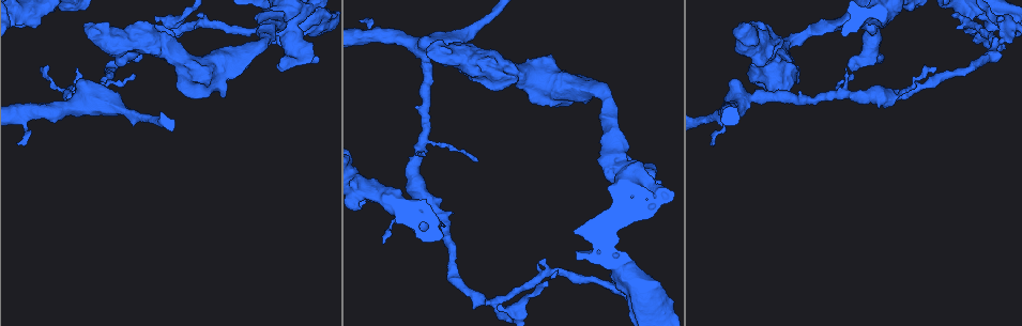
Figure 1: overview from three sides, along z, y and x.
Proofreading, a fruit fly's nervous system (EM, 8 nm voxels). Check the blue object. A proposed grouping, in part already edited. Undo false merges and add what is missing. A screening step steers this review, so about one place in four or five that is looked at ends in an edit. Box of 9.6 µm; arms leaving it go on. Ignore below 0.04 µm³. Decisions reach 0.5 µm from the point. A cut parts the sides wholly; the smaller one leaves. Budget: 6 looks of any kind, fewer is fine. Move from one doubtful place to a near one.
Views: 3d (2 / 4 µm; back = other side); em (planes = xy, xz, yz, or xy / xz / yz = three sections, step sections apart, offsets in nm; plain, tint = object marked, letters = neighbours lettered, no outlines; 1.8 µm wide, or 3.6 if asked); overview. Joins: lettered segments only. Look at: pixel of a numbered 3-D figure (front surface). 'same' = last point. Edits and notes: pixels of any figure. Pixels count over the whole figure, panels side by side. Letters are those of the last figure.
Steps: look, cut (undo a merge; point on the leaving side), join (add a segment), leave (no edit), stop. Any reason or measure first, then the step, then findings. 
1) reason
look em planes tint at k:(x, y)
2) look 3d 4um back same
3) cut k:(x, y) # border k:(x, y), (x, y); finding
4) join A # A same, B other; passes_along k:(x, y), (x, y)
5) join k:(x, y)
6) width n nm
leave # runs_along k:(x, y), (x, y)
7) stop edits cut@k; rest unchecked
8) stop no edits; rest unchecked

sharp bend
look em 3.6um planes plain at 1:(622, 177)

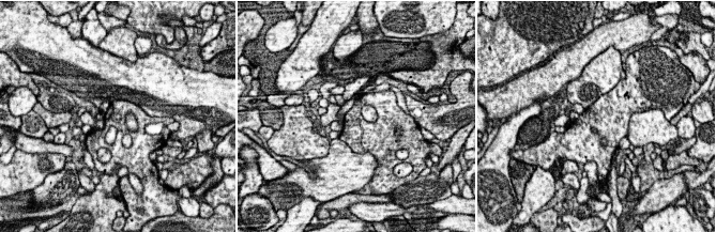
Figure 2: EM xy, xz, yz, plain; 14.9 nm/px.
look em 3.6um planes letters same

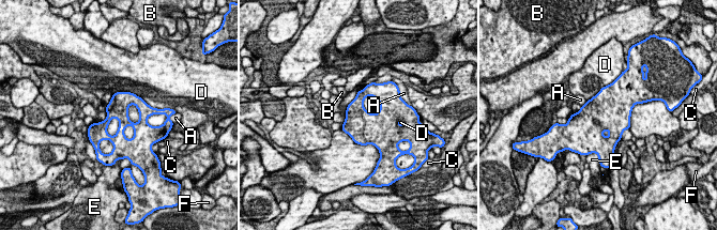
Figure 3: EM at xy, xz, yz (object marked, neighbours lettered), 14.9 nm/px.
leave # A other, B other, C other, D other, E other, F other; one neuron here

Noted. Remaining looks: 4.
branch point
look em xy step 16 tint at 1:(128, 40)

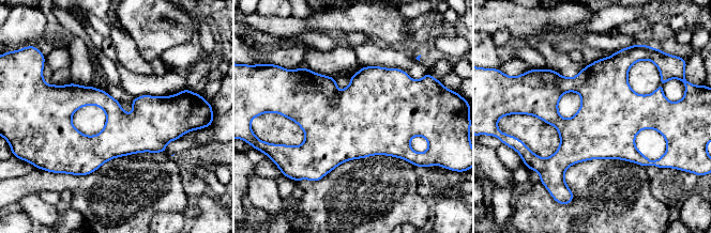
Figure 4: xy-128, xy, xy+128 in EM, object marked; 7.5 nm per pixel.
another direction
look em planes letters same

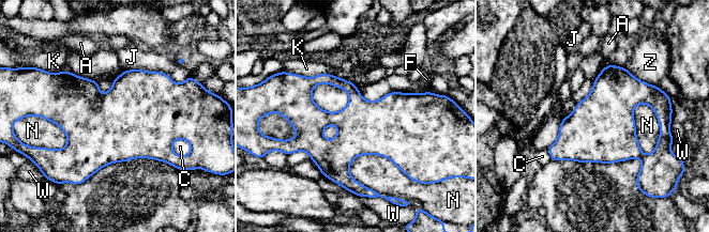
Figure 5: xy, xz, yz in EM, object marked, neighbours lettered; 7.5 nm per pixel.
leave # A other, C other, F other, J other, K other, N other, W other, Z other; one neuron here

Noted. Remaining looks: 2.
thick turns thin
look 3d 4um at 1:(25, 16)

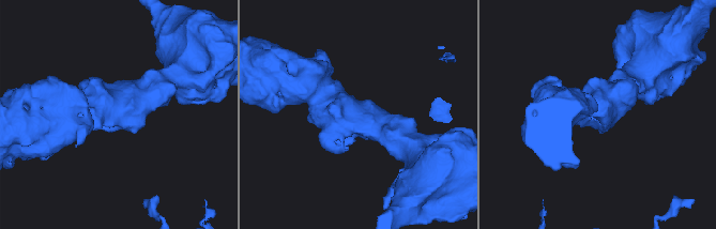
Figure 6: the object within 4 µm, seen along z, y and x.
arm_widths 300, 400 nm
look em xy step 16 letters at 6:(117, 109)

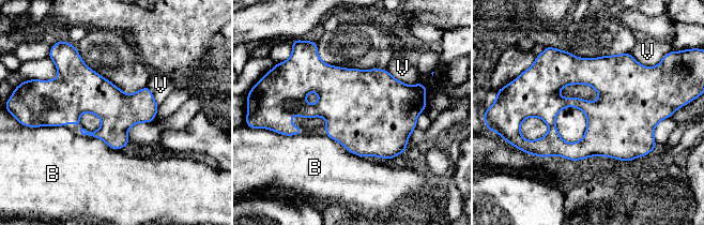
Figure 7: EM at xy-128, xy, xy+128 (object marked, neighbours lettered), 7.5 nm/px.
leave # B other, V other; border 7:(76, 133), (101, 138), (121, 150); continuous, no second neuron

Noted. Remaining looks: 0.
stop no edits; rest unchecked

